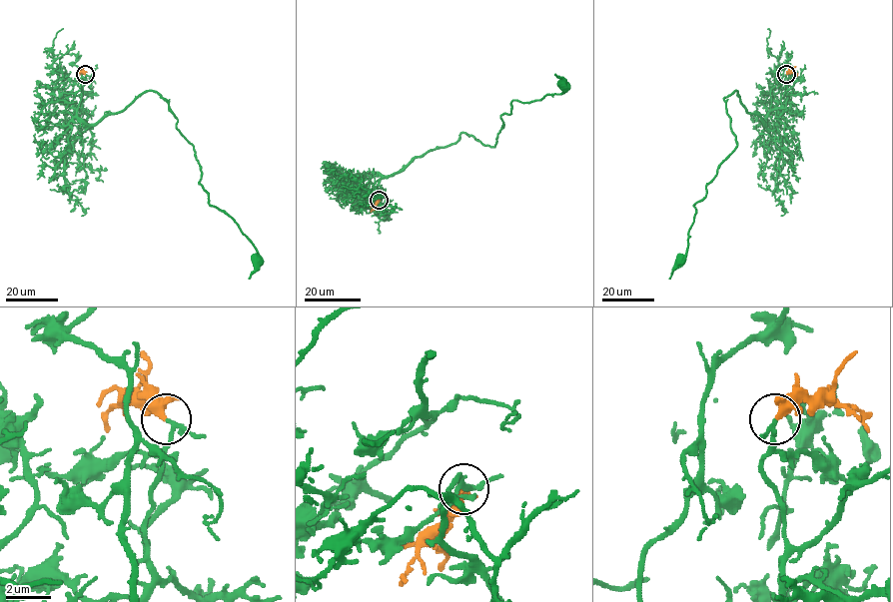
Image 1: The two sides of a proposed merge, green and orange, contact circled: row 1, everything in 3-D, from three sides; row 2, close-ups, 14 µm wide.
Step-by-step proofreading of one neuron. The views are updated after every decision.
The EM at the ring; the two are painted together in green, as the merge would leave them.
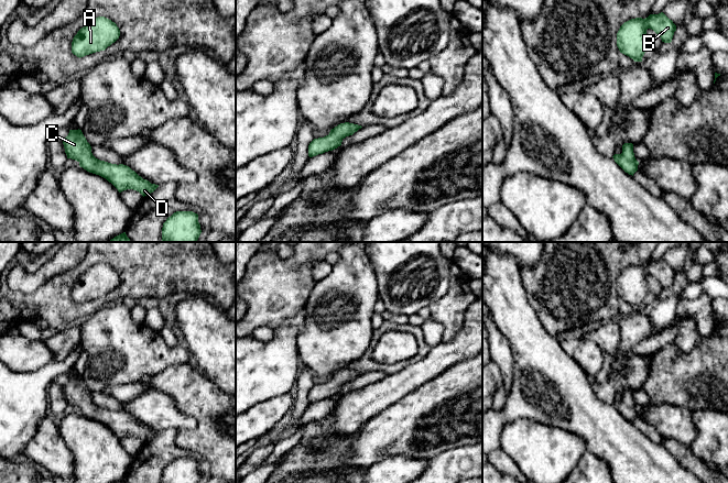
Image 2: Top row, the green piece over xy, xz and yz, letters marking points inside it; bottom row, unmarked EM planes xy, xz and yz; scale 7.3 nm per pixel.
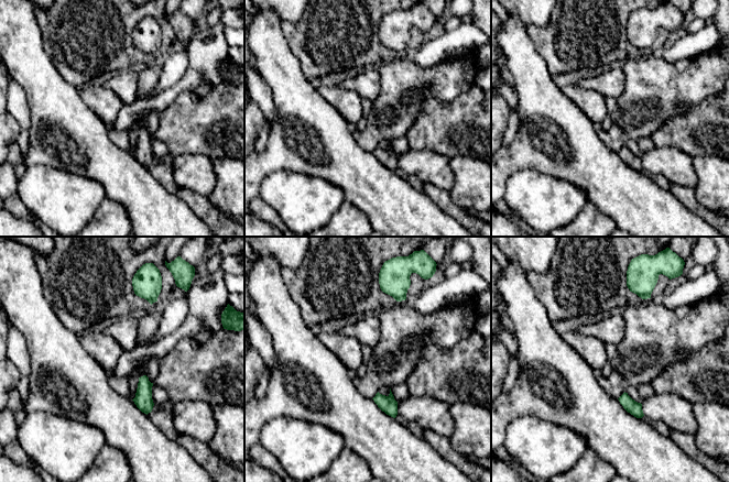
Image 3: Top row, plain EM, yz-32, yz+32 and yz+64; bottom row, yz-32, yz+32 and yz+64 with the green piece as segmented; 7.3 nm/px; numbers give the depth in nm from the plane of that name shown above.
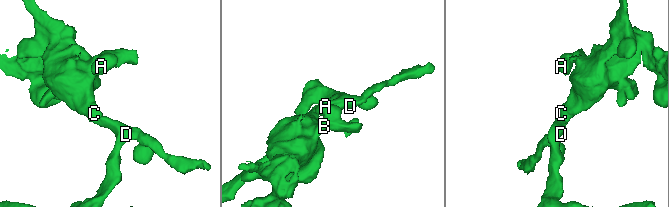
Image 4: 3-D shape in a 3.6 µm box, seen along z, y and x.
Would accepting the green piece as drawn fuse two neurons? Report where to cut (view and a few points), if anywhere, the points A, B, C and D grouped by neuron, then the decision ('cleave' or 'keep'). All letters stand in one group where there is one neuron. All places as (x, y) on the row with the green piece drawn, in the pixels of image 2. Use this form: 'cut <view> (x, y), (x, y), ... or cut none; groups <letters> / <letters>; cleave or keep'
cut none; groups A B C D; keep

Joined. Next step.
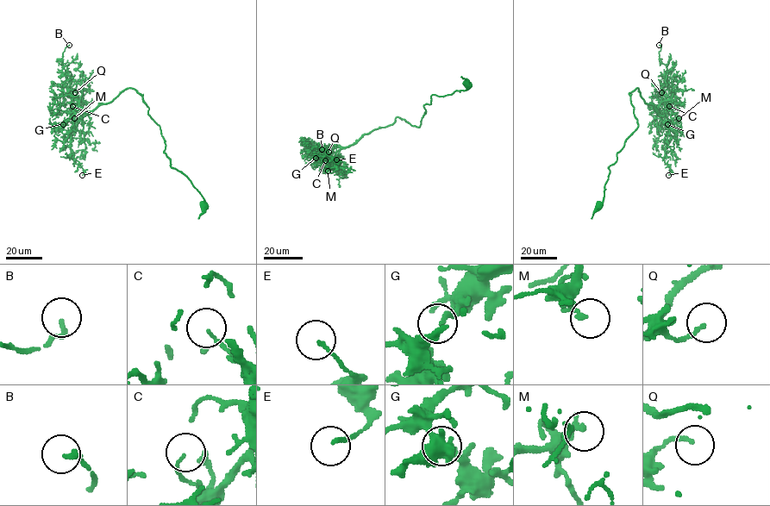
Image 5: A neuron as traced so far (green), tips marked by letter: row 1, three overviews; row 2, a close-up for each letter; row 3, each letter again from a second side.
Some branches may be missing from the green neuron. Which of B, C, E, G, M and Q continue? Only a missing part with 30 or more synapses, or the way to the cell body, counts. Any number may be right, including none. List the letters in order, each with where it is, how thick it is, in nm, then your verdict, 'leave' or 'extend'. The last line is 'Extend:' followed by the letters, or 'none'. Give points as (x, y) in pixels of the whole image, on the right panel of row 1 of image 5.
B: place (659, 45); calibre 160 nm; leave
C: place (669, 106); calibre 100 nm; leave
E: place (668, 175); calibre 110 nm; leave
G: place (667, 124); calibre 140 nm; leave
M: place (679, 118); calibre 190 nm; leave
Q: place (661, 92); calibre 120 nm; leave
Extend: none

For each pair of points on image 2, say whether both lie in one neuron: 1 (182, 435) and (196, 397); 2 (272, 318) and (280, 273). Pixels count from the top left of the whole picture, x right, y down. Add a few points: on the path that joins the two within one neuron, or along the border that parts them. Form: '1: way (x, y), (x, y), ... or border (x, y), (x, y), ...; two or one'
1: way (194, 432), (199, 427), (199, 409); one
2: way (272, 307), (274, 291), (280, 284); one

